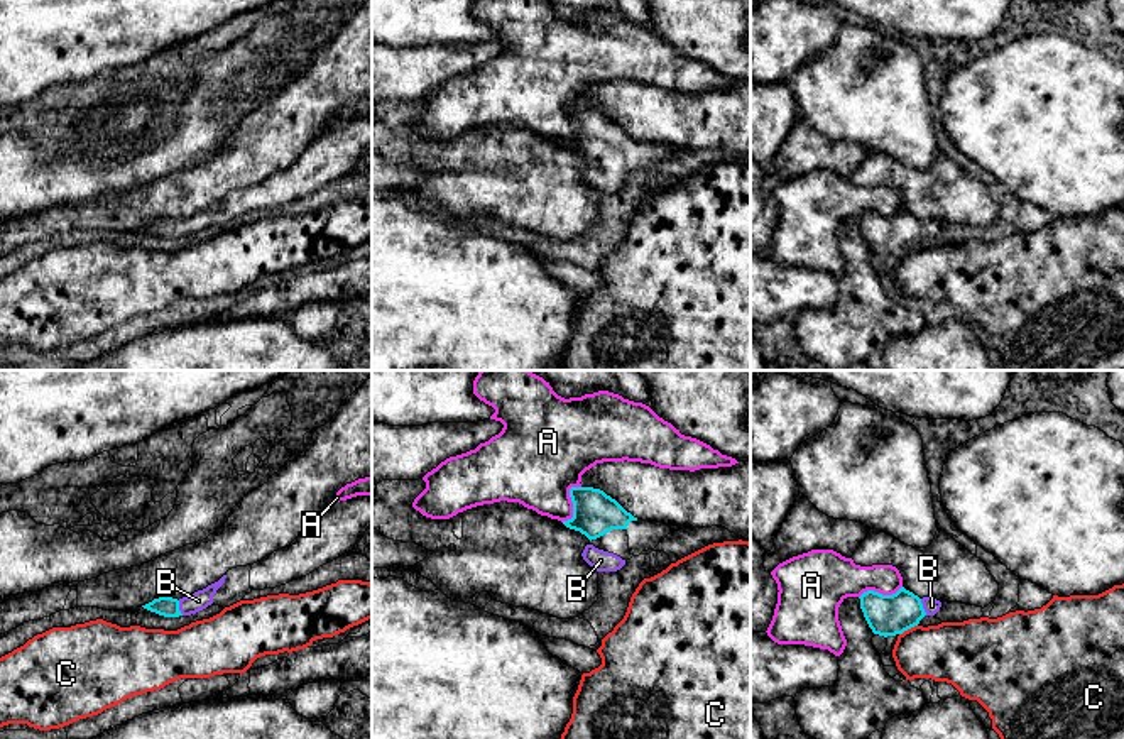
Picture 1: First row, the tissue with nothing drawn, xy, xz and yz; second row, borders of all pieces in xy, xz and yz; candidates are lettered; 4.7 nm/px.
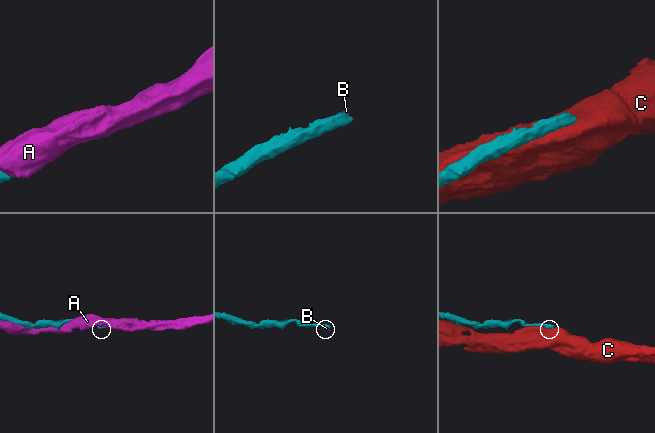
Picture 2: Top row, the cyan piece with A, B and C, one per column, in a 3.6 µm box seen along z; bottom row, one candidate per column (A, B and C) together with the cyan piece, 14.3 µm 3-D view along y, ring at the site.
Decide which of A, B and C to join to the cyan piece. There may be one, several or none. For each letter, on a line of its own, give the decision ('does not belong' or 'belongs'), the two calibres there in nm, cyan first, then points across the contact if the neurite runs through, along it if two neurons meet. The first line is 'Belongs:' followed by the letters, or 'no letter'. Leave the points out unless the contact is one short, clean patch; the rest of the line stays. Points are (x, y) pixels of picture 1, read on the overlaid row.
Belongs: B
A: does not belong | 200/400 nm
B: belongs | 190/80 nm
C: does not belong | 190/280 nm

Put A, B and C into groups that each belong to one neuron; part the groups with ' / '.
A / B / C

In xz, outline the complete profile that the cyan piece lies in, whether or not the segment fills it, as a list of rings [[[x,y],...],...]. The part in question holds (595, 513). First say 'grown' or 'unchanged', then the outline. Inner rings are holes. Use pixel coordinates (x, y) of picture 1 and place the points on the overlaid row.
grown; [[[571,487],[573,517],[563,521],[590,543],[581,556],[597,572],[617,572],[627,560],[654,550],[671,528],[634,517],[600,489]]]

